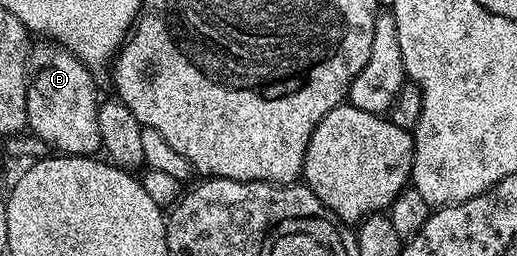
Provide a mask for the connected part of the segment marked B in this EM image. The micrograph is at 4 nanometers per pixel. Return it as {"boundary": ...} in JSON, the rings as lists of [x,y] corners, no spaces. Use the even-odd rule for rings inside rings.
{"boundary":[[[39,41],[29,51],[27,77],[27,127],[30,134],[64,155],[91,157],[102,148],[97,125],[100,100],[95,99],[96,76],[65,47]]]}

